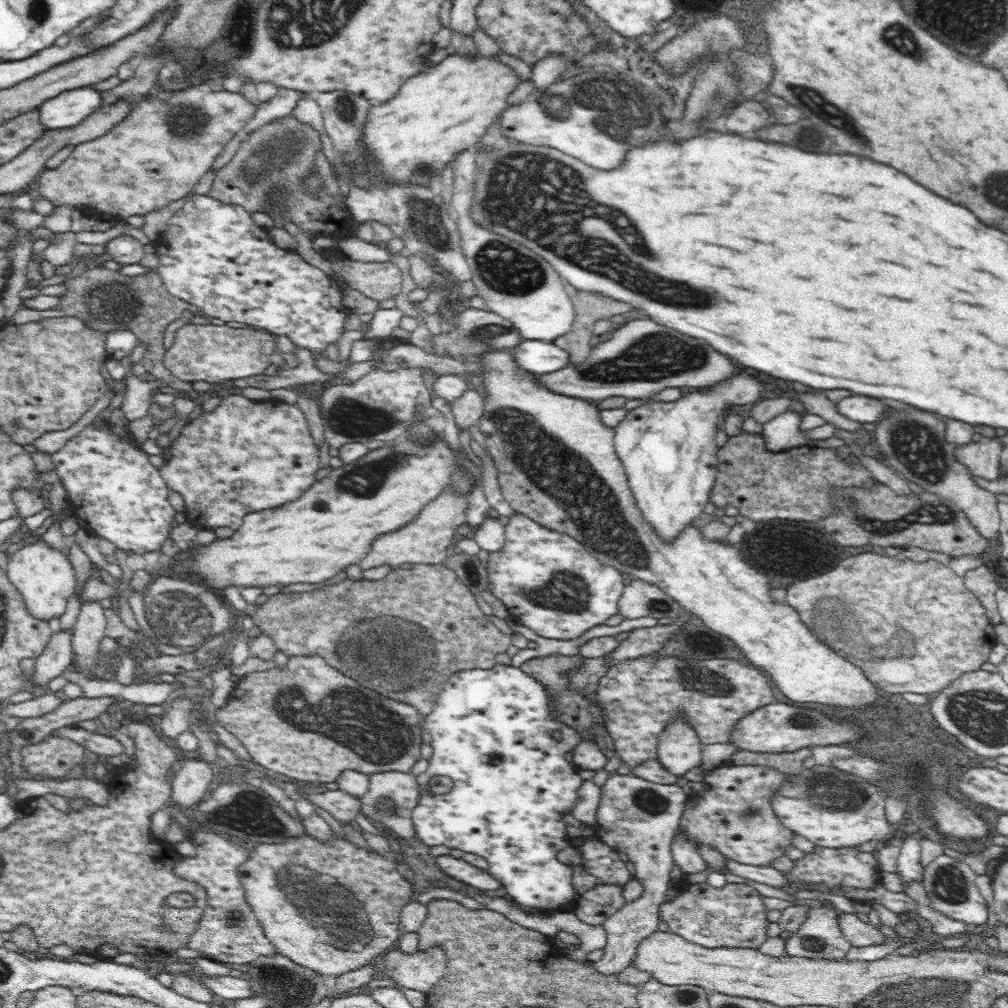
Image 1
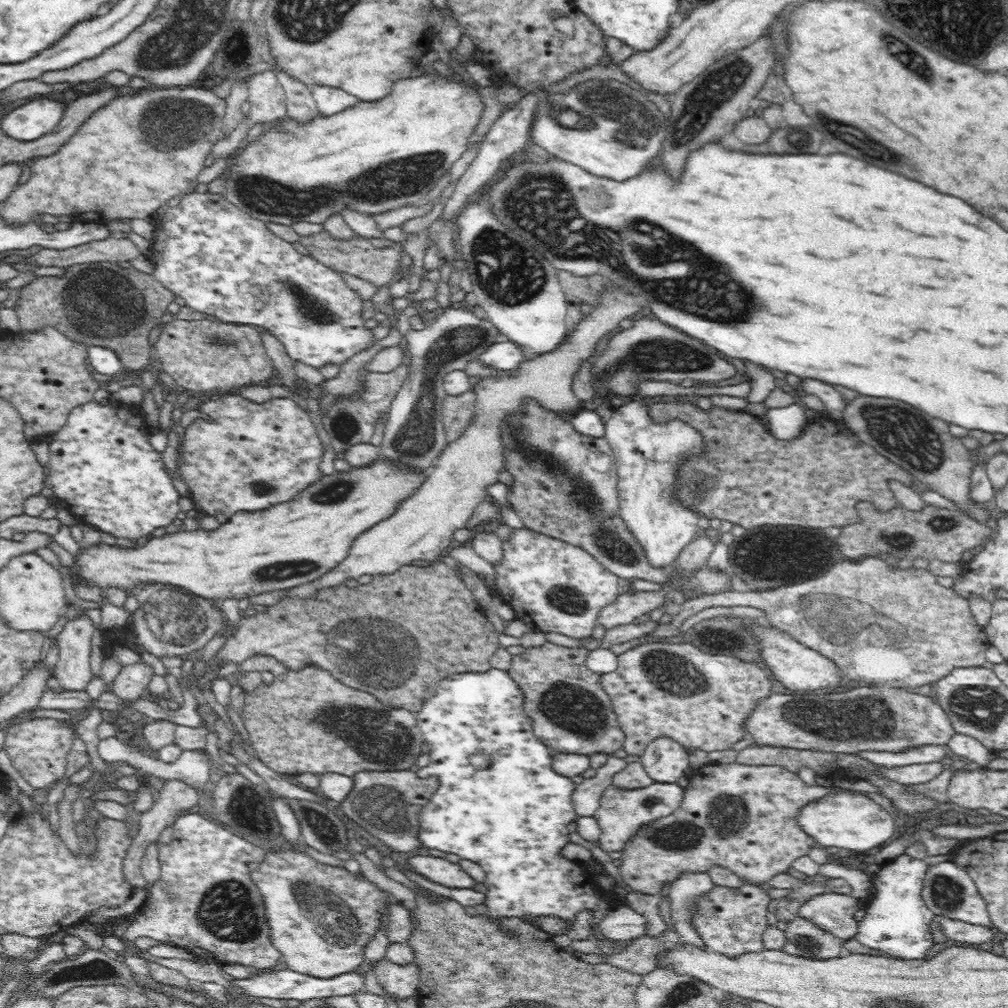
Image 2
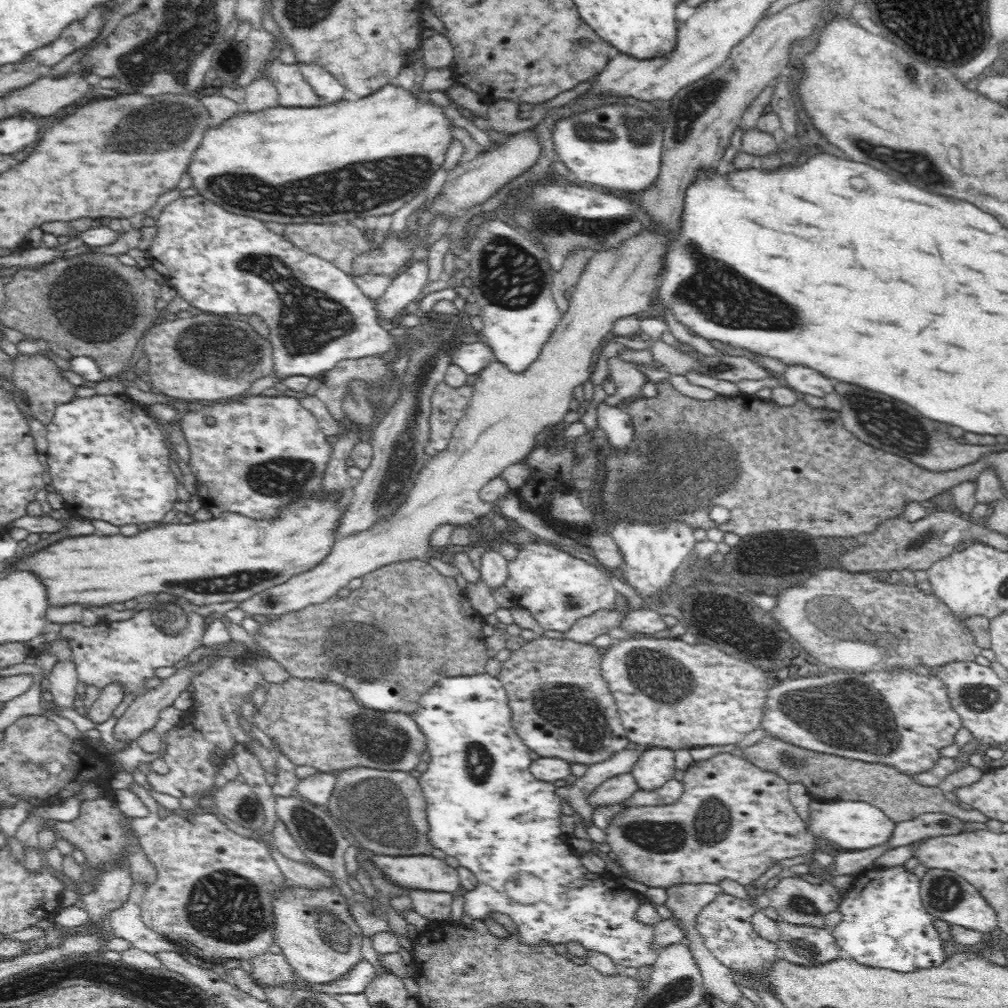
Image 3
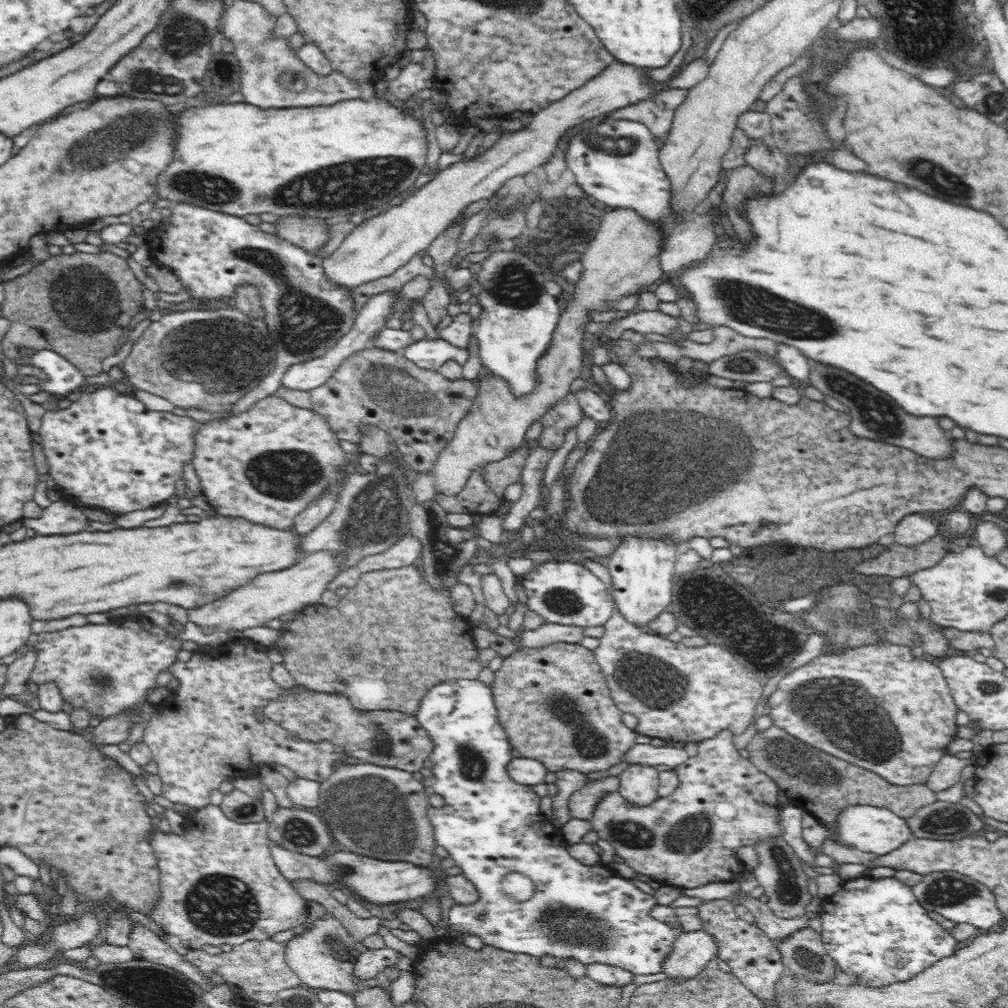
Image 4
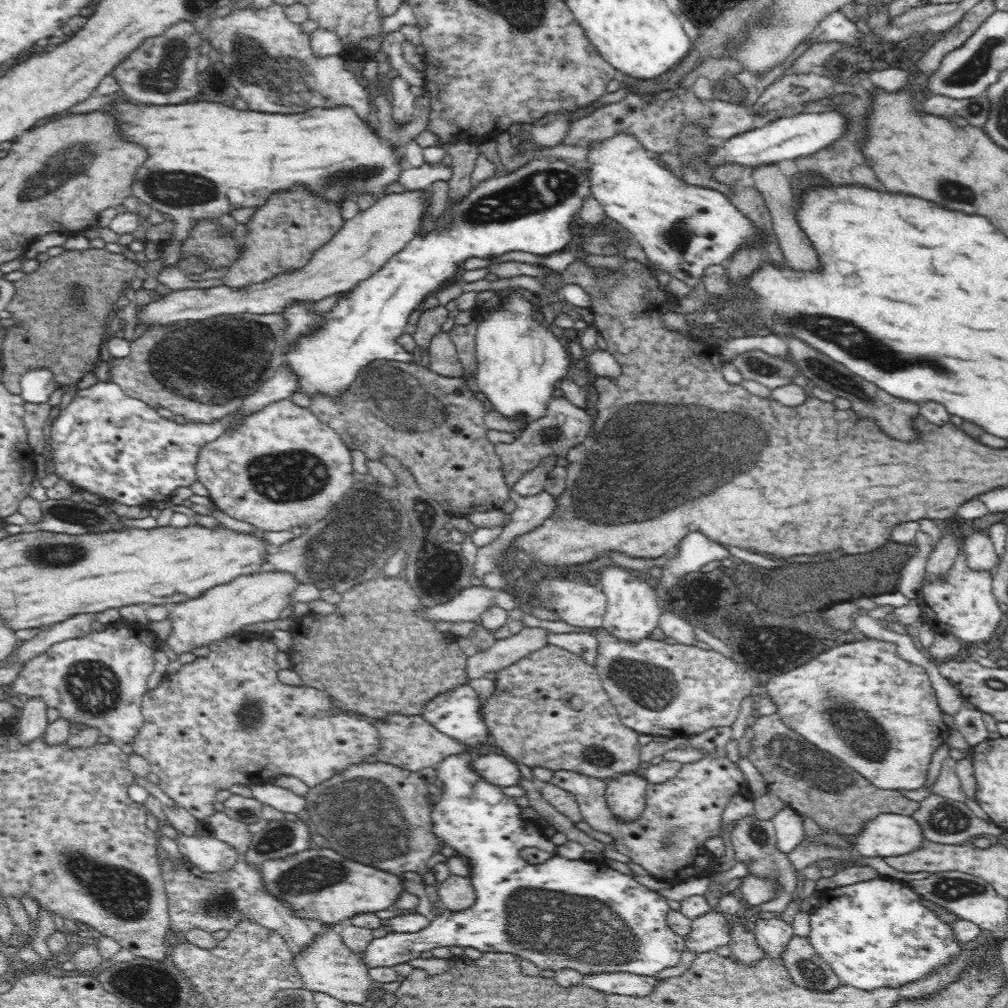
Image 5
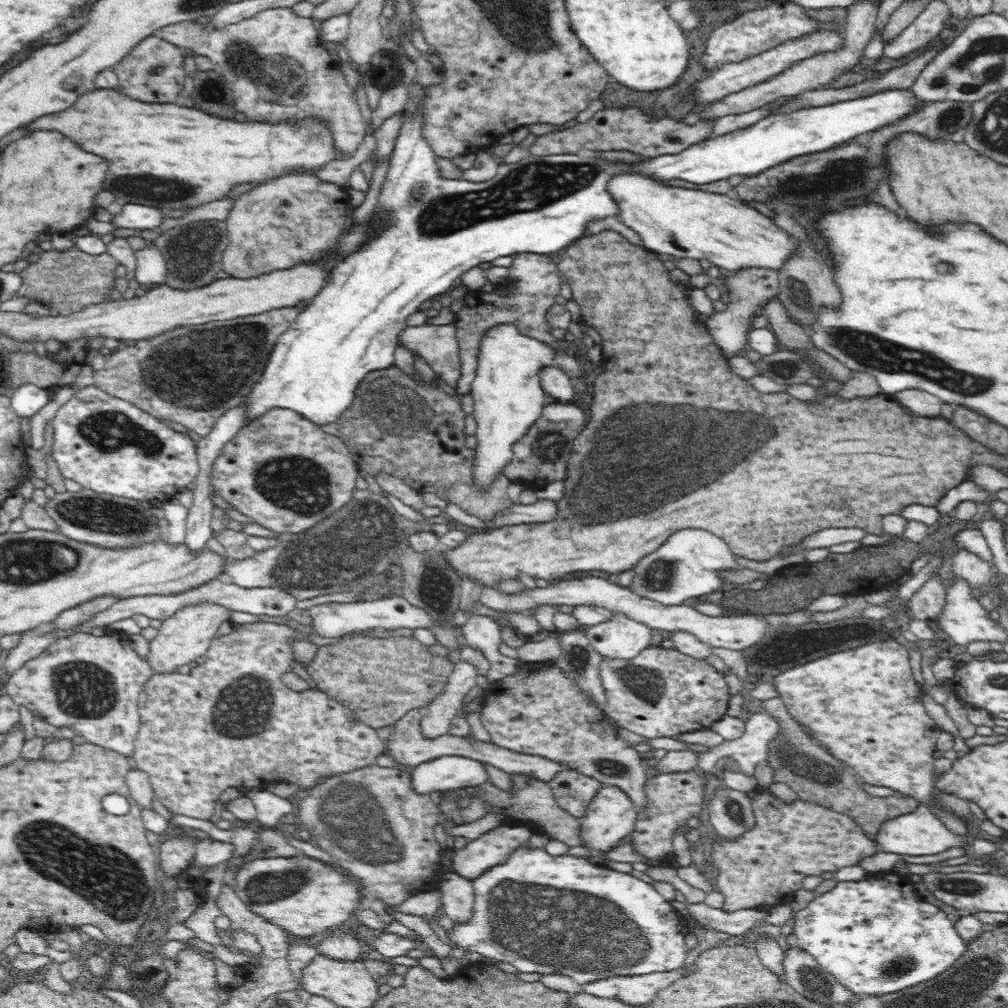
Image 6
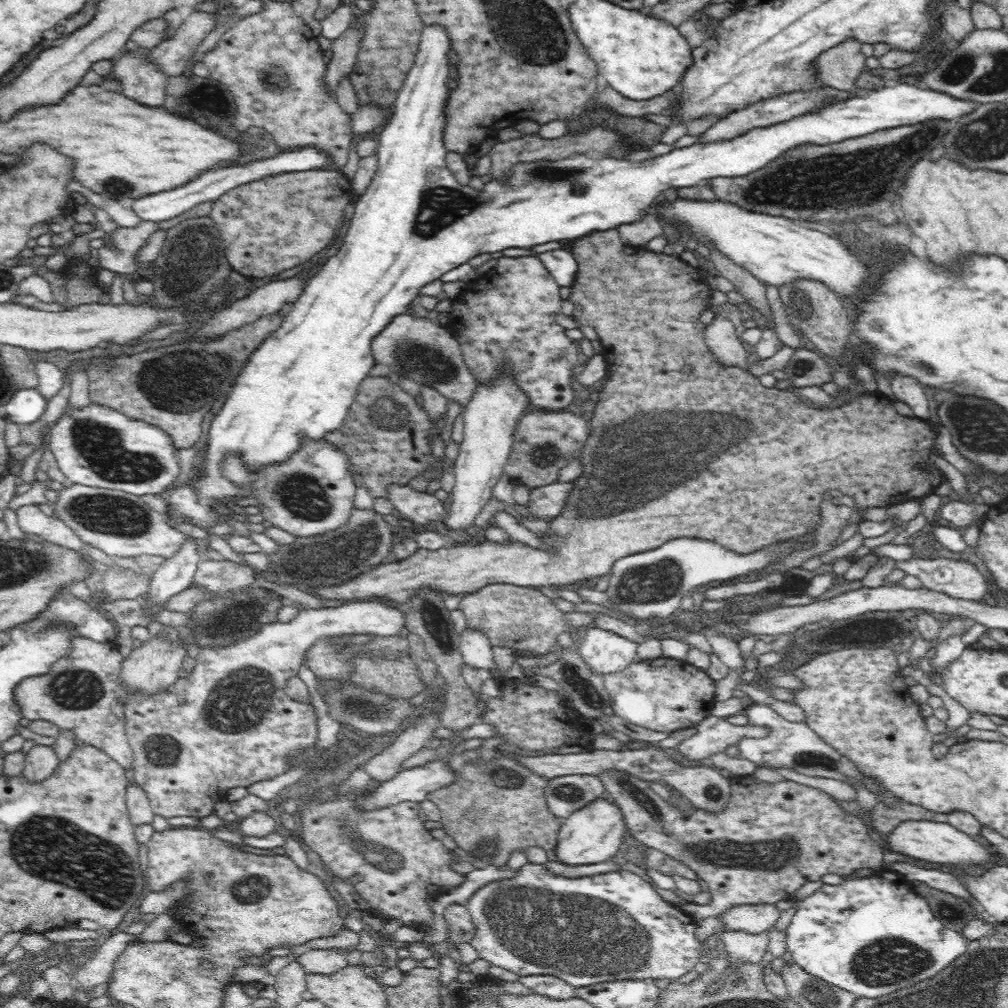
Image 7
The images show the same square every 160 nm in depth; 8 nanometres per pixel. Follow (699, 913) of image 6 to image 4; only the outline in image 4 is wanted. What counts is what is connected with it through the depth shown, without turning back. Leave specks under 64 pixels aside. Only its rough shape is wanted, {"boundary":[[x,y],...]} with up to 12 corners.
{"boundary":[[678,932],[664,975],[693,979],[716,959],[714,937]]}

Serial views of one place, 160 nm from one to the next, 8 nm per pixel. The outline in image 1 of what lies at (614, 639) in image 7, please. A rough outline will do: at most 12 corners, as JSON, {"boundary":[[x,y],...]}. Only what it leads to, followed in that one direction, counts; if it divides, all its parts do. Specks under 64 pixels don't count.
{"boundary":[[742,372],[630,410],[614,446],[674,540],[708,509],[719,424],[770,390]]}

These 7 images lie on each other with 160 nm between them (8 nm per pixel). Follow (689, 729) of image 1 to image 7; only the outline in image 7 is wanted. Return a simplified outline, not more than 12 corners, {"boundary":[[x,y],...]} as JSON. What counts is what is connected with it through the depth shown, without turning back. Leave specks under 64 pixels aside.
{"boundary":[[598,797],[558,832],[556,858],[596,864],[624,846],[625,814]]}

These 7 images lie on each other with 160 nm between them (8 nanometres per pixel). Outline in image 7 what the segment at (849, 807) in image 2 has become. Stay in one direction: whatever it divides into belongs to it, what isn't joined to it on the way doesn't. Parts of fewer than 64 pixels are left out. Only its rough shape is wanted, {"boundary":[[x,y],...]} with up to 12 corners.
{"boundary":[[902,822],[887,850],[936,864],[984,864],[982,844],[946,822]]}

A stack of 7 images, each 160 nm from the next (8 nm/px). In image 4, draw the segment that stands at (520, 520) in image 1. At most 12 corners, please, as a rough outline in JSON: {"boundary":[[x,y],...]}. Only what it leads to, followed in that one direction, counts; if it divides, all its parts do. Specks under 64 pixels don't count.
{"boundary":[[575,560],[534,562],[517,578],[545,624],[603,626],[615,606]]}

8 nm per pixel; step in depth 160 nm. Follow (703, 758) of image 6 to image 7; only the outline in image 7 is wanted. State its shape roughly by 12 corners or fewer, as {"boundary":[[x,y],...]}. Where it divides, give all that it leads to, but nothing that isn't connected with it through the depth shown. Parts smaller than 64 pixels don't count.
{"boundary":[[764,704],[748,724],[766,736],[738,742],[740,758],[806,776],[882,785],[826,744],[806,723]]}

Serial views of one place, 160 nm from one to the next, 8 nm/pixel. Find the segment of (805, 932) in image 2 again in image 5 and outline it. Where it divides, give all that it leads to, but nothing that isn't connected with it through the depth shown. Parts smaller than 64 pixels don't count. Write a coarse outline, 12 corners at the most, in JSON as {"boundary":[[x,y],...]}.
{"boundary":[[794,935],[781,956],[798,986],[841,984],[808,937]]}

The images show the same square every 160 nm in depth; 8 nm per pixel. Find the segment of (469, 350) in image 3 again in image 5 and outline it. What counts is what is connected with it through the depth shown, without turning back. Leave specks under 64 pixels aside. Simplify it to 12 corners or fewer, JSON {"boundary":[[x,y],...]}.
{"boundary":[[584,170],[490,177],[339,300],[288,362],[338,400],[374,360],[413,363],[408,316],[468,258],[552,254]]}

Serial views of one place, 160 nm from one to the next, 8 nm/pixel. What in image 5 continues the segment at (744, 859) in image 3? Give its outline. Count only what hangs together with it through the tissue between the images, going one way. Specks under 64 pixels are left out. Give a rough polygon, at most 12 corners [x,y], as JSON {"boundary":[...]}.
{"boundary":[[732,727],[688,738],[704,756],[650,783],[644,812],[617,820],[606,781],[553,771],[583,820],[671,884],[708,876],[748,779]]}

